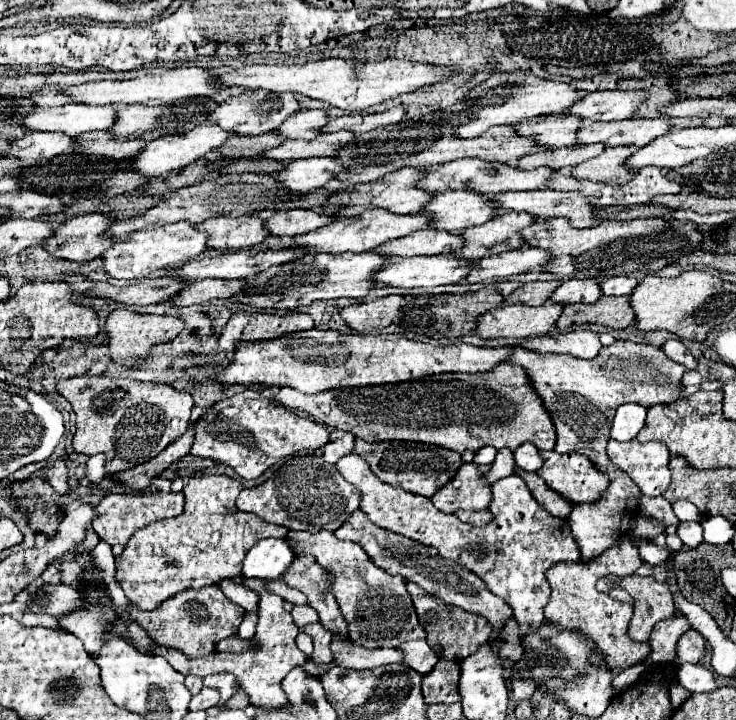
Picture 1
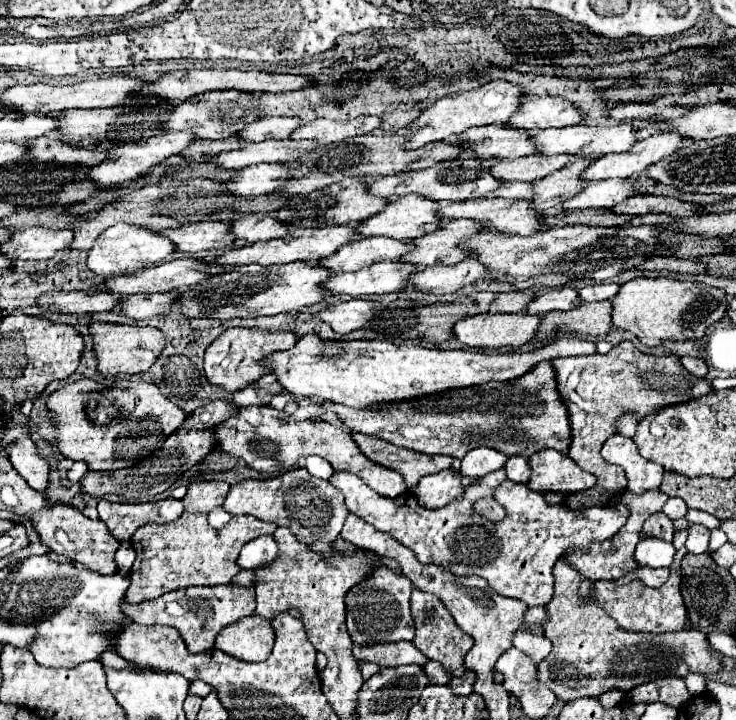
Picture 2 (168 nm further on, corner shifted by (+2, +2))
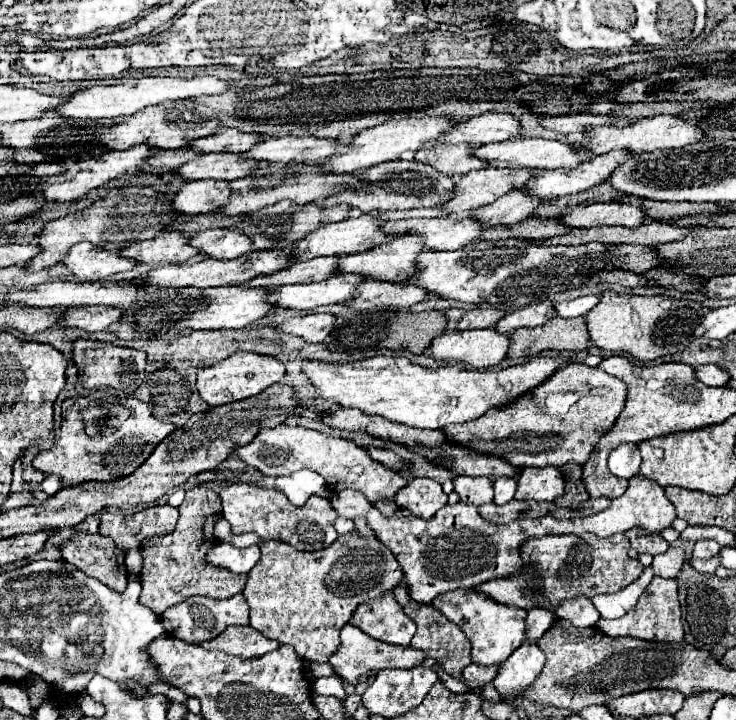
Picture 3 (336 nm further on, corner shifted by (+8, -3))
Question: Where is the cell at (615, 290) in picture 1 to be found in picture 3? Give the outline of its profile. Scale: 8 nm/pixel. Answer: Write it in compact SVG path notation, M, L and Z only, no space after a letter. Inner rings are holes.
M586 294L568 302L560 302L556 304L556 312L562 318L576 318L576 316L586 316L596 304L600 302L600 296L596 294Z

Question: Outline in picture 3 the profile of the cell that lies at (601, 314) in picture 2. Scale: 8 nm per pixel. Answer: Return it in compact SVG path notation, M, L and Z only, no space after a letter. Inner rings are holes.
M552 318L536 328L520 328L512 334L508 358L536 356L542 350L586 350L590 334L586 320L578 318Z

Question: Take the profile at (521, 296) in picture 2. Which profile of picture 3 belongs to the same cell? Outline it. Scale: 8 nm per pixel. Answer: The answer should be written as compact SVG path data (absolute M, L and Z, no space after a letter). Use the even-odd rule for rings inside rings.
M474 308L464 314L464 318L458 322L458 330L472 330L472 328L492 328L498 324L500 318L504 318L506 312L500 308Z

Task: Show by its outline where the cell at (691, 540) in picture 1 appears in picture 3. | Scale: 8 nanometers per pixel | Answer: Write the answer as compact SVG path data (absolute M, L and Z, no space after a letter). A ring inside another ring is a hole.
M698 540L692 550L692 558L710 558L720 552L720 546L714 540Z

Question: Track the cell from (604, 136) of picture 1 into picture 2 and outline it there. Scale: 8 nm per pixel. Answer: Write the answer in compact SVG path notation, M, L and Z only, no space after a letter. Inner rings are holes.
M630 123L614 125L614 127L586 127L586 125L572 125L564 129L544 129L544 131L532 131L532 143L536 147L536 153L540 155L578 155L582 159L596 159L604 157L608 153L624 153L628 151L636 139L634 139L634 127Z

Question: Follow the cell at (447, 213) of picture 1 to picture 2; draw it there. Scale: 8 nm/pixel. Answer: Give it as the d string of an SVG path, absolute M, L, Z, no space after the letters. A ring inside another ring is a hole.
M402 195L396 197L384 207L384 211L364 219L356 225L362 237L390 237L390 239L416 239L424 233L434 231L442 225L442 219L436 215L436 203L420 195Z

